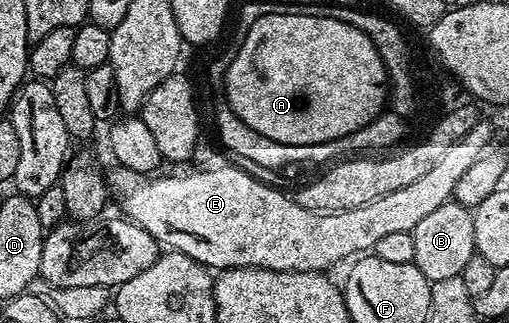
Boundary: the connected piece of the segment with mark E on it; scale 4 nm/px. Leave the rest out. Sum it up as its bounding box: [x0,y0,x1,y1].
[105,119,491,273]

